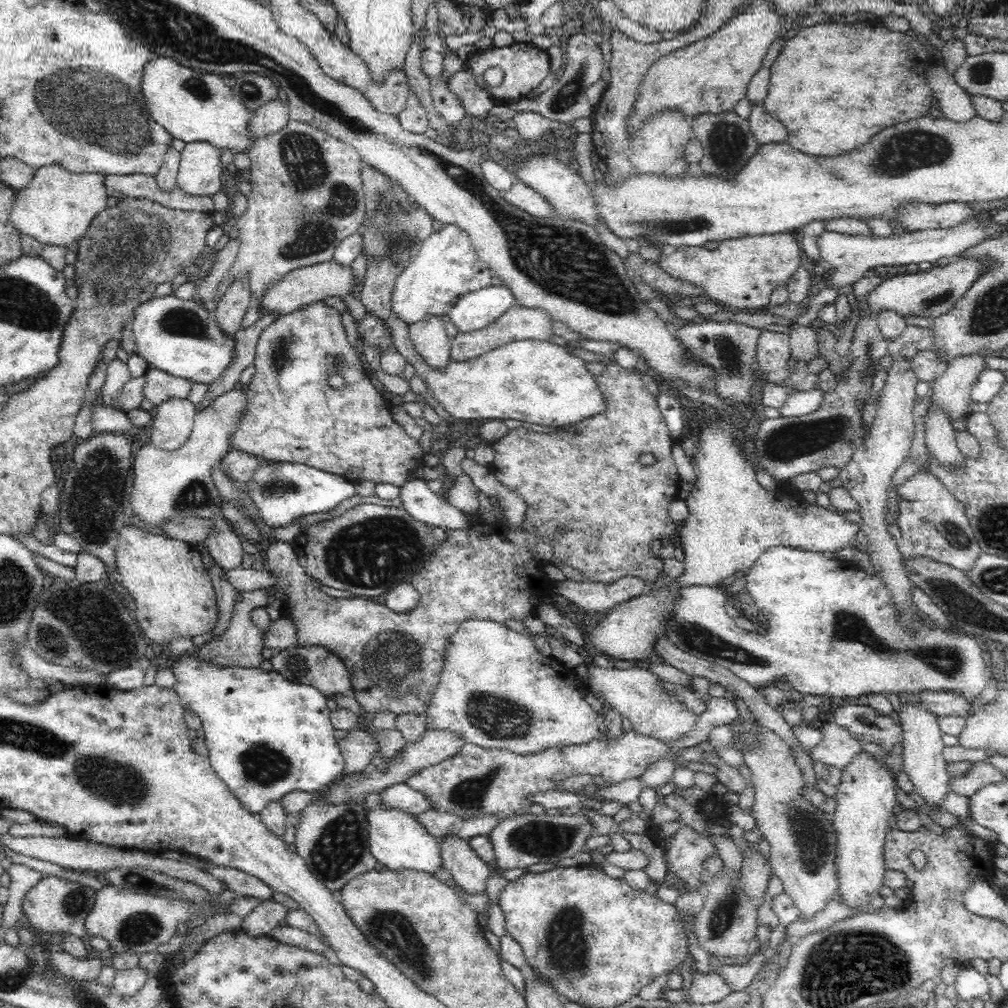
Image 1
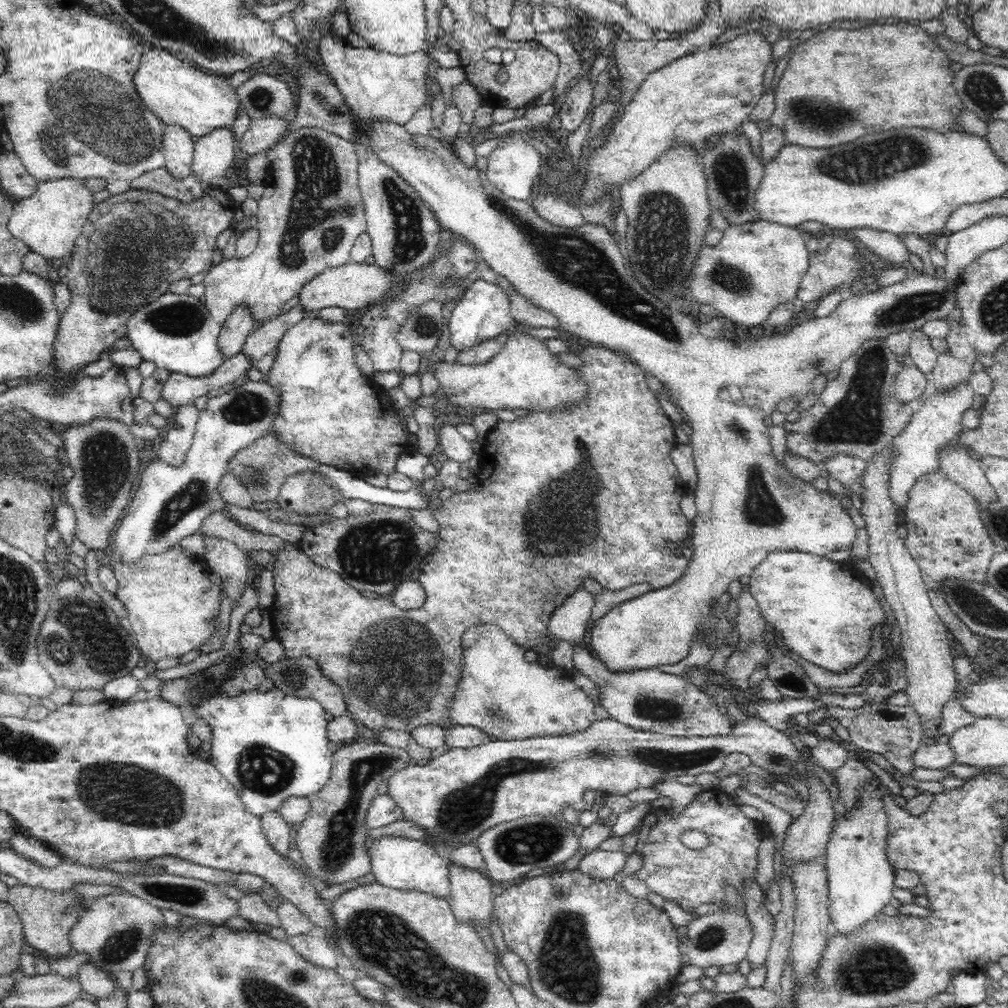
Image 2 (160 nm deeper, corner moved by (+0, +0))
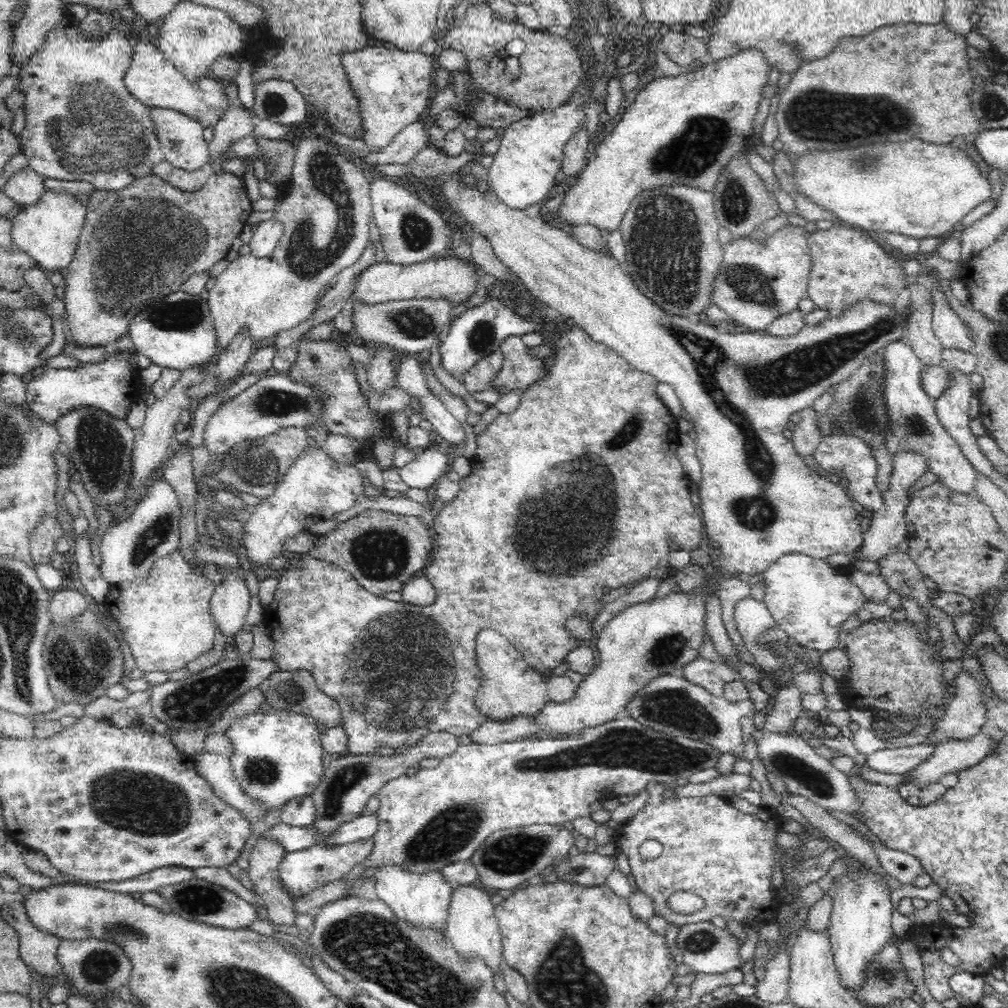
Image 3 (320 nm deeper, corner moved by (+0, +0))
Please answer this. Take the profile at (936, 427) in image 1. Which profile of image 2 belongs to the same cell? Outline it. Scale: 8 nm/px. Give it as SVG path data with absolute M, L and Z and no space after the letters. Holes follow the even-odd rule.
M942 448L939 452L940 470L949 479L957 482L968 494L979 503L996 502L995 490L991 488L984 471L978 464L977 458L965 448Z

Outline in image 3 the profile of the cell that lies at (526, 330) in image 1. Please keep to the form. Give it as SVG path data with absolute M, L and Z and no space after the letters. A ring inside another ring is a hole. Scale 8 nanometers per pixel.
M501 351L486 355L463 376L462 382L469 393L482 392L490 386L490 381L495 378L503 365Z

